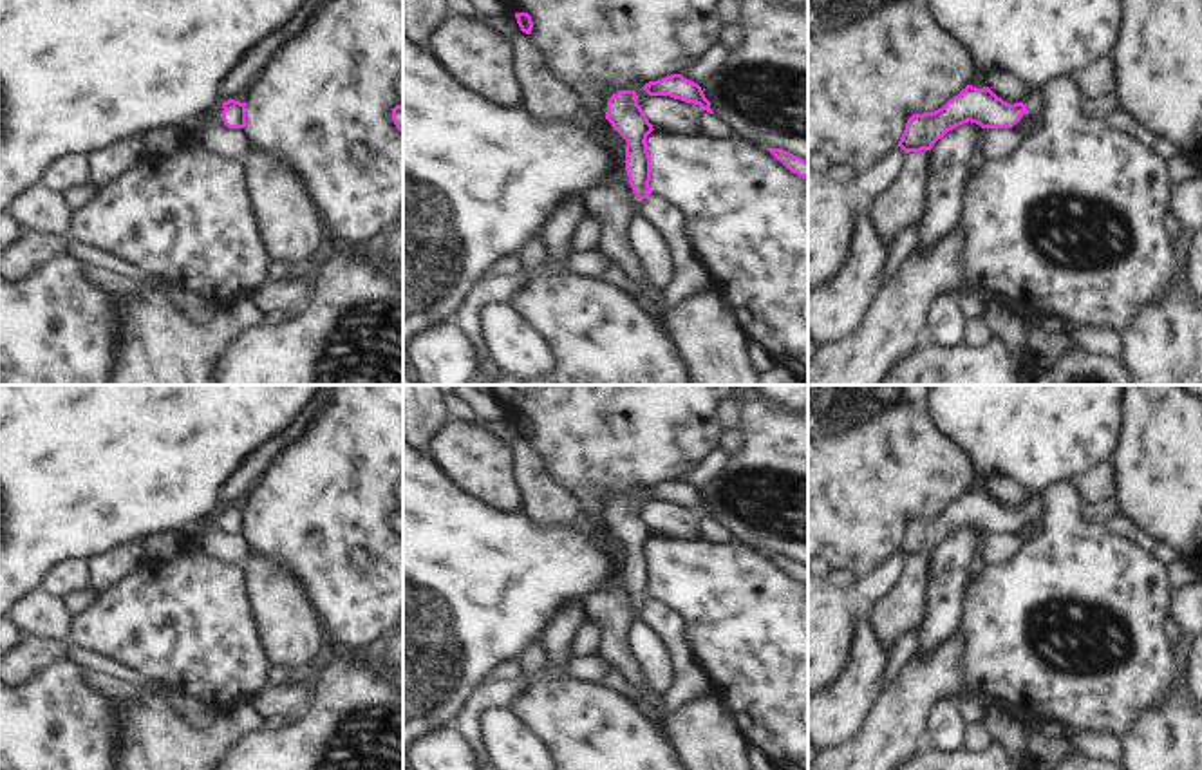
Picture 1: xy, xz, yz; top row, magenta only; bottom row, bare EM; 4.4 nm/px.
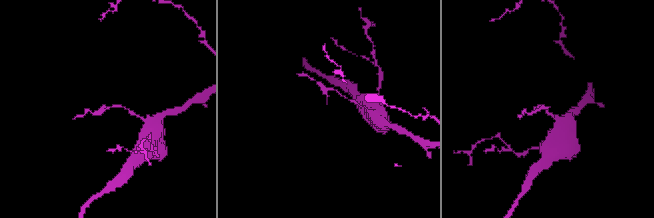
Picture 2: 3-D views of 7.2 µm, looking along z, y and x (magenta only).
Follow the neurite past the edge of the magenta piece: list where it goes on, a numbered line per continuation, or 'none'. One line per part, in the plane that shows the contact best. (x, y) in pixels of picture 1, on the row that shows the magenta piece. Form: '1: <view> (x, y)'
1: xz (635, 203)

